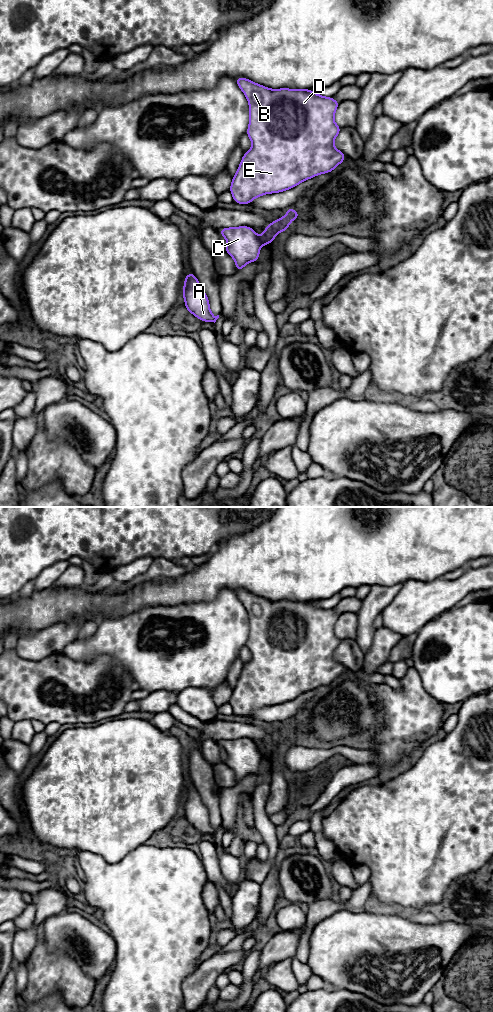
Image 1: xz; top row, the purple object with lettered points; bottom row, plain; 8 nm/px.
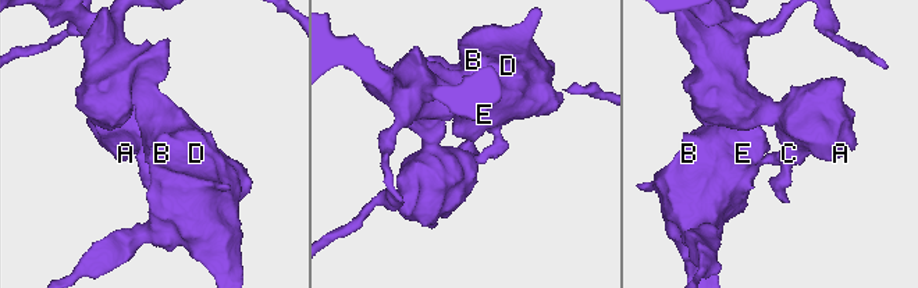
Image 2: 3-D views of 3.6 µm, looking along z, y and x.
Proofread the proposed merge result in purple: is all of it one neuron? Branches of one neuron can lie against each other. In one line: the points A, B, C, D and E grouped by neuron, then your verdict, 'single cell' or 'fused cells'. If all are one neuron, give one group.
A C / B D E; fused cells

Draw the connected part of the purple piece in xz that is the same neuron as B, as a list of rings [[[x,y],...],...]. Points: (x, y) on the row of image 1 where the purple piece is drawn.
[[[245,77],[235,79],[249,104],[246,135],[252,147],[243,154],[229,191],[233,201],[247,205],[257,197],[281,193],[315,176],[332,172],[347,156],[334,147],[341,127],[334,120],[340,104],[310,89],[270,89]]]

